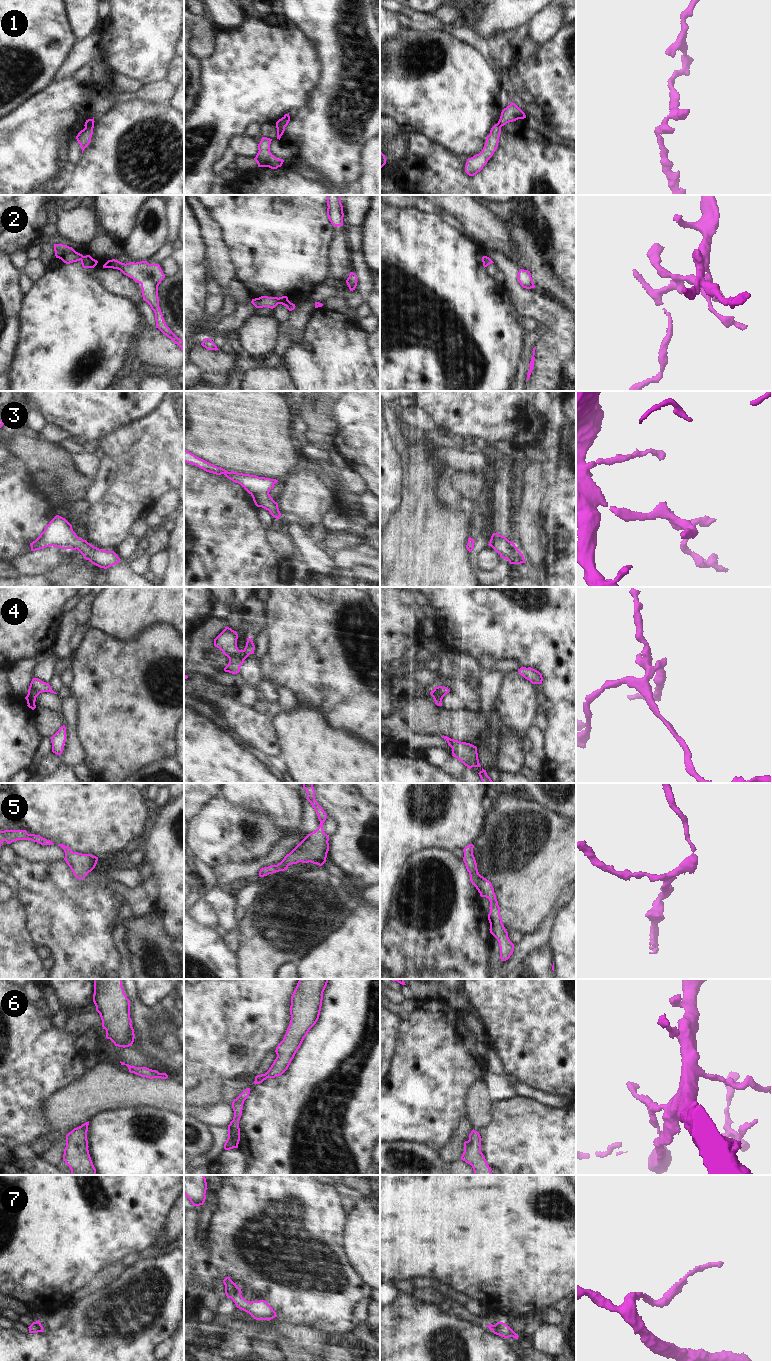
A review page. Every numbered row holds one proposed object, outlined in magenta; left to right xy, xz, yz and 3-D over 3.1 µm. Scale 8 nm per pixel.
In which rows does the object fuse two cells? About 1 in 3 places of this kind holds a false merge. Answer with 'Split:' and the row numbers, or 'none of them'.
Split: 1

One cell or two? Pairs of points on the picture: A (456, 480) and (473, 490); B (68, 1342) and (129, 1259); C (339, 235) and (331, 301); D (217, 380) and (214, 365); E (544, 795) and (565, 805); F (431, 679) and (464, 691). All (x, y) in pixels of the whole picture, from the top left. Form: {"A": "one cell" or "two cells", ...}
{"A": "one cell", "B": "two cells", "C": "one cell", "D": "two cells", "E": "one cell", "F": "one cell"}

